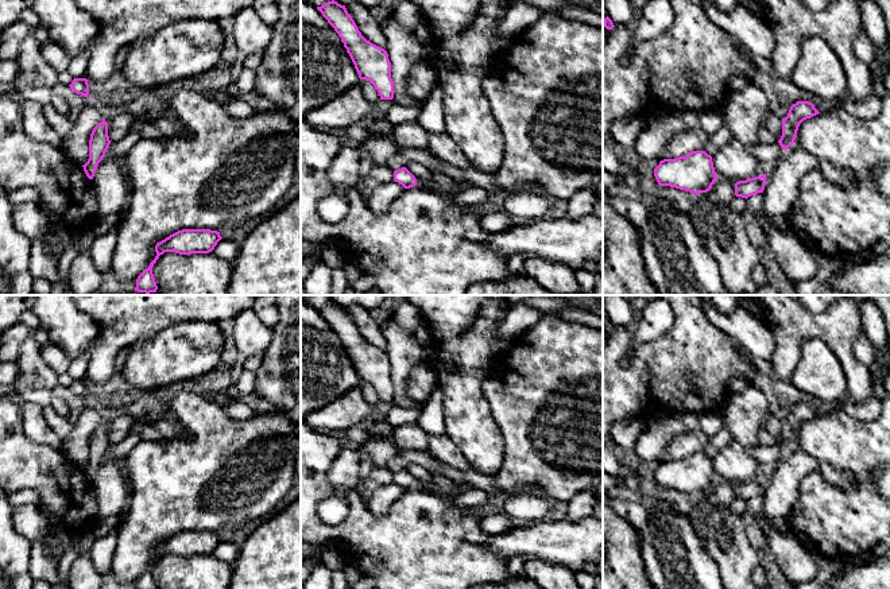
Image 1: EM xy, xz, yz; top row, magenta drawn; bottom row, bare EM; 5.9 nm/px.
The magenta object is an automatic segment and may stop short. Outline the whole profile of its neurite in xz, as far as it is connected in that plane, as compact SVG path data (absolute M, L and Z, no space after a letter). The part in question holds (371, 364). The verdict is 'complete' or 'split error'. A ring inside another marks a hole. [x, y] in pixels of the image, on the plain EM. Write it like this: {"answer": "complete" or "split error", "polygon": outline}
{"answer": "complete", "polygon": "M332 302L317 311L341 340L359 380L369 383L378 392L380 402L392 402L395 392L387 353L361 337L345 307Z"}

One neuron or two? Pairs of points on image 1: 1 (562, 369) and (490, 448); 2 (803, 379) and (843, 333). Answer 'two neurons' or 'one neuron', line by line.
1: two neurons
2: two neurons

